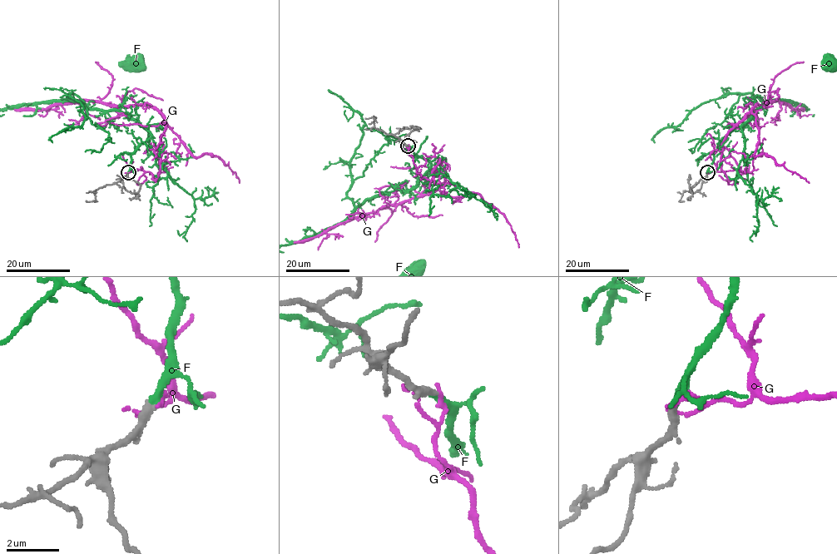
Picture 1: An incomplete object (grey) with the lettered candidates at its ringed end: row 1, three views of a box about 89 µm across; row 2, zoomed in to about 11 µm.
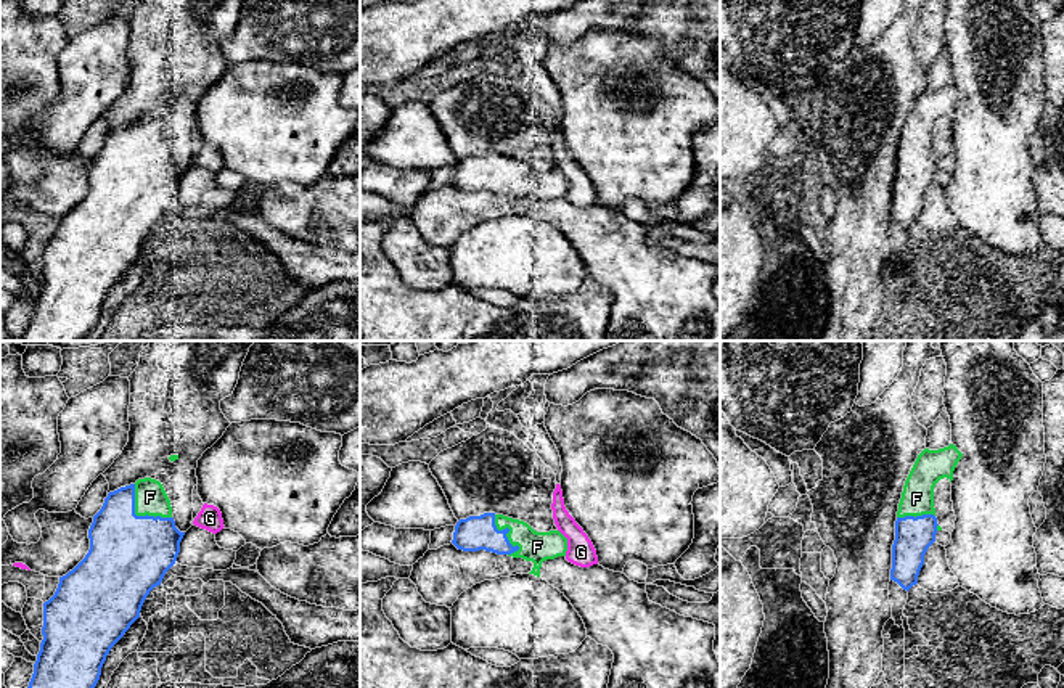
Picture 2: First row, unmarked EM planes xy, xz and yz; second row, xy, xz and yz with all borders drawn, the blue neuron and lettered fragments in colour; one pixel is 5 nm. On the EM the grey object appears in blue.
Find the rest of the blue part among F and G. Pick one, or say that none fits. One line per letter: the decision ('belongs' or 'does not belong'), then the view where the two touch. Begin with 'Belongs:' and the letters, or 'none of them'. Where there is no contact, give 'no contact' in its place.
Belongs: F
F: belongs; meets blue in xy
G: does not belong; no contact

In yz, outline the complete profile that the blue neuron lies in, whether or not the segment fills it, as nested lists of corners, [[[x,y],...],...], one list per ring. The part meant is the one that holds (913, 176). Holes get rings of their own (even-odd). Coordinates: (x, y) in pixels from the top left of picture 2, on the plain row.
[[[953,84],[939,90],[924,88],[905,121],[895,161],[890,220],[906,231],[918,223],[924,195],[942,170],[935,158],[934,127],[943,117],[953,121],[961,96]]]

